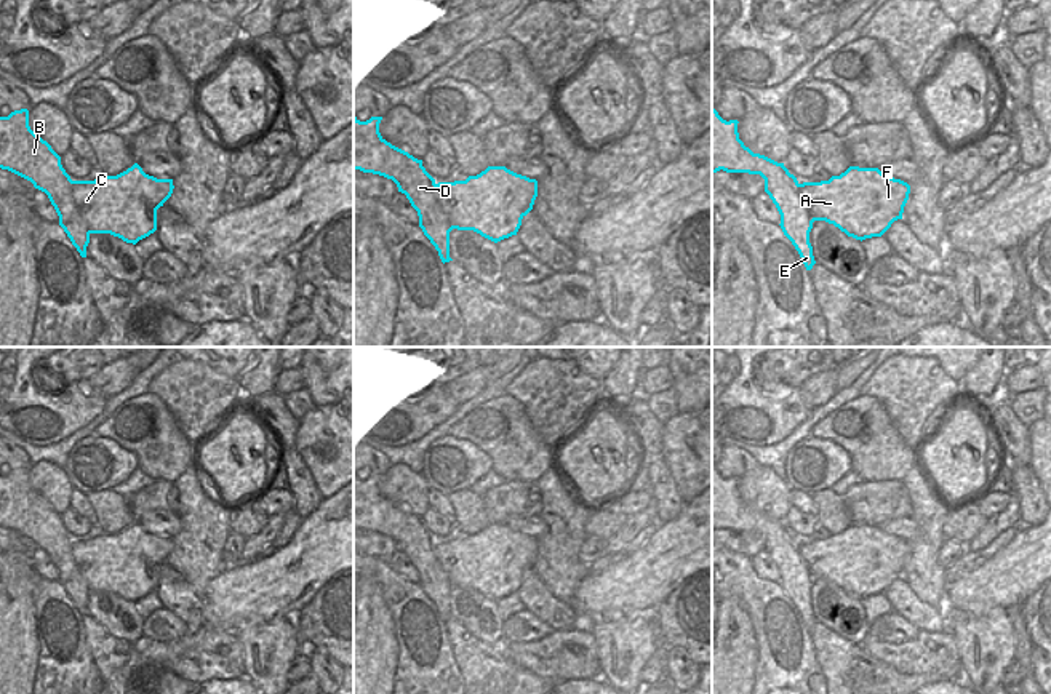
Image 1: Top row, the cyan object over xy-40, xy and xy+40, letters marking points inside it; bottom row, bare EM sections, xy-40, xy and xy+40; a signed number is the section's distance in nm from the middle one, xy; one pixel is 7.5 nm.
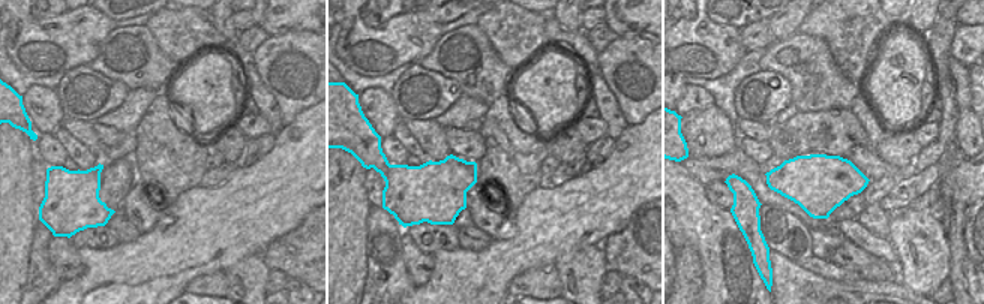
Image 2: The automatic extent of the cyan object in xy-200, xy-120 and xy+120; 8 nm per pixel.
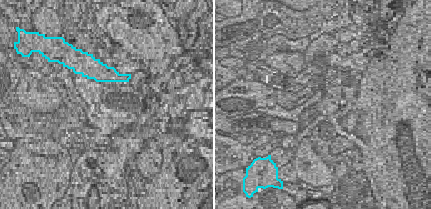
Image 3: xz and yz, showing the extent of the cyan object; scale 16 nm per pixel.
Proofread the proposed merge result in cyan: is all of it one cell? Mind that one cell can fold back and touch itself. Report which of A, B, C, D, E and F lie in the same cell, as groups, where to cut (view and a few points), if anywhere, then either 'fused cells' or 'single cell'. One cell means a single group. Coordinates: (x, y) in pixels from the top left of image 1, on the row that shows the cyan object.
A C F / B D E | xy-40 (72, 181), (72, 202), (90, 232) | fused cells

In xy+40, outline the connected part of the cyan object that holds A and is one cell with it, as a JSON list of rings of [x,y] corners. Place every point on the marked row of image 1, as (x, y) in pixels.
[[[849,166],[829,181],[803,182],[798,187],[801,201],[808,206],[813,221],[833,224],[848,237],[865,240],[881,237],[894,221],[902,219],[910,185],[901,179],[883,174],[878,168]]]

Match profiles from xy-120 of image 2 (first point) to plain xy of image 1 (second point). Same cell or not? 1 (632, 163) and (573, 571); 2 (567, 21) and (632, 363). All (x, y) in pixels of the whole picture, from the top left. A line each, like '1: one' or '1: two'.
1: two
2: one

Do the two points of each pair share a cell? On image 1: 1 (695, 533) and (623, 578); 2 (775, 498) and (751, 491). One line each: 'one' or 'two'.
1: one
2: one

